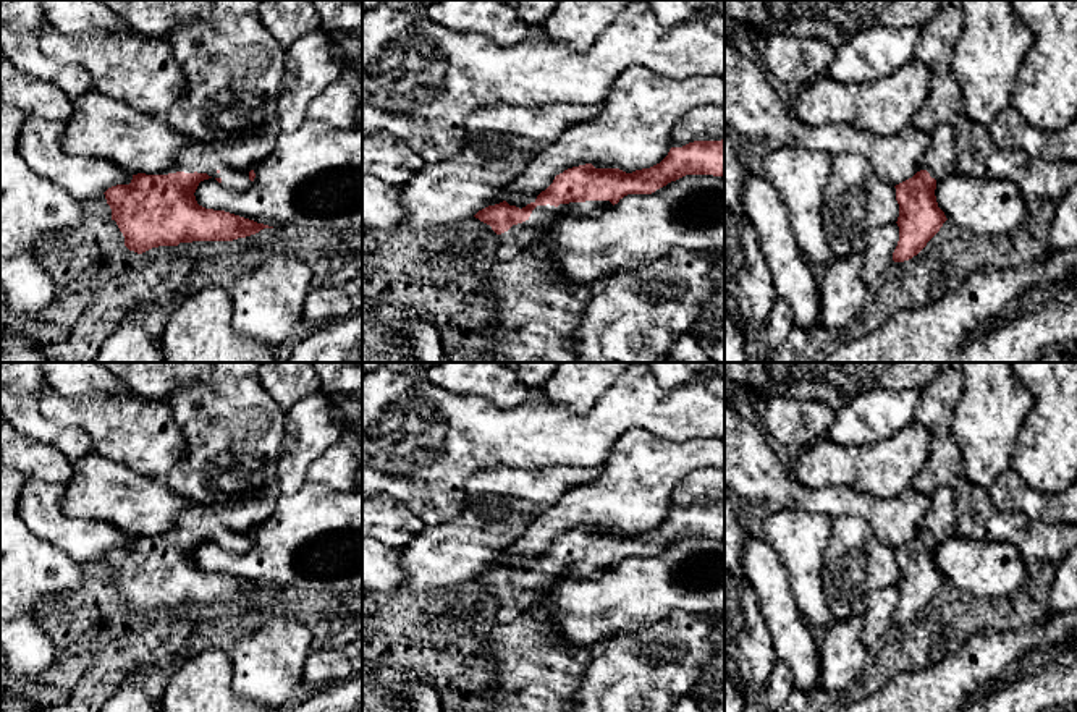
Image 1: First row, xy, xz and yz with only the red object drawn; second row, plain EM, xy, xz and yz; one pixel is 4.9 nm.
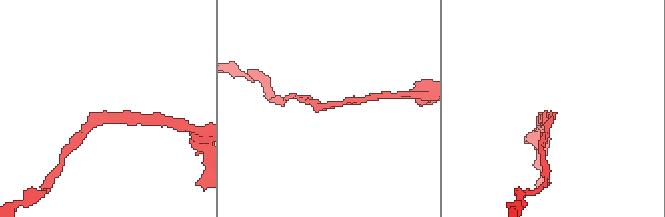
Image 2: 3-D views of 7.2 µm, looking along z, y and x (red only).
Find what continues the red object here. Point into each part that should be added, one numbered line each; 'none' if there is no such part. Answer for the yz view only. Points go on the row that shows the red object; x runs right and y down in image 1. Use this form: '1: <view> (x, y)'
1: yz (940, 161)

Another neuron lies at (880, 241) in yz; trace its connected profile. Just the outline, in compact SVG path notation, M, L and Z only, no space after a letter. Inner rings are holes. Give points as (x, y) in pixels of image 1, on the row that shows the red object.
M898 223L873 227L864 238L862 272L860 278L865 285L872 285L893 264L893 252L899 241Z

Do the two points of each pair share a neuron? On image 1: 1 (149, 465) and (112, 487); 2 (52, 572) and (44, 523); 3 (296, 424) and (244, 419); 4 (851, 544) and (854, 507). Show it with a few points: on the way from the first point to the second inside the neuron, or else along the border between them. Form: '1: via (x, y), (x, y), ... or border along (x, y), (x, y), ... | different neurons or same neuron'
1: border along (102, 455), (123, 463), (143, 476), (164, 481) | different neurons
2: border along (20, 517), (36, 534), (62, 549), (78, 565) | different neurons
3: border along (287, 413), (282, 452), (277, 460) | different neurons
4: border along (832, 517), (861, 517), (880, 542) | different neurons

